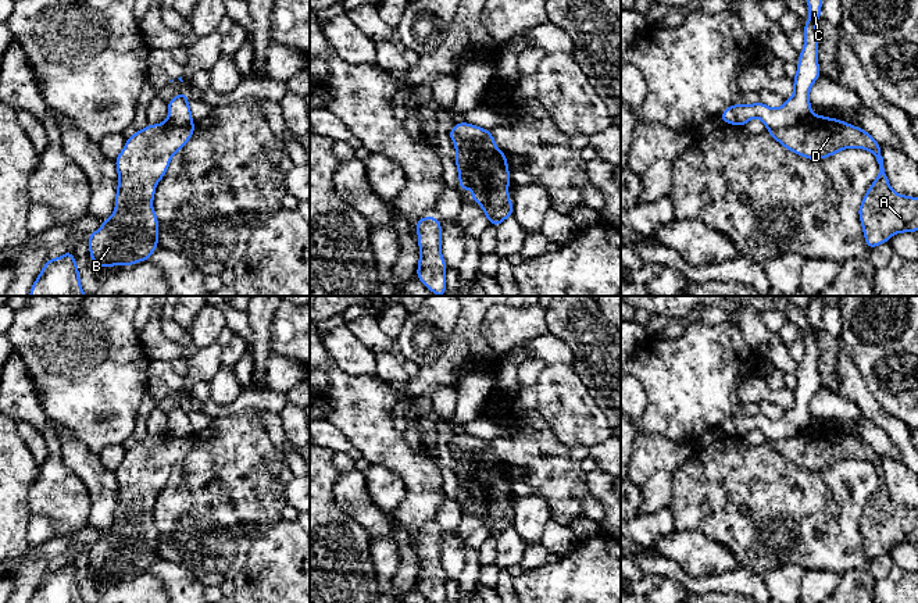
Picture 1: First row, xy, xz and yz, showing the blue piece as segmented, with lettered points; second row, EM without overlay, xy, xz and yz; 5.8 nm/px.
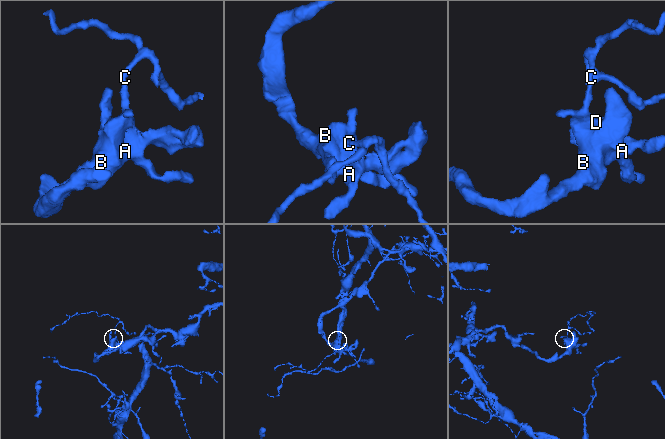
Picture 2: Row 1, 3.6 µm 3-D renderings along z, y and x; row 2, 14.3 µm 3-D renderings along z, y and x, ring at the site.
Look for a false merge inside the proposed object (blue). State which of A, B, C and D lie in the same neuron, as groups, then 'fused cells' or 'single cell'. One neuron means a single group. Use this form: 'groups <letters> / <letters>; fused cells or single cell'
groups A B D / C; fused cells

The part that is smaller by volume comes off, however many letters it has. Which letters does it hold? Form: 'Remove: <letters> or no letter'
Remove: C

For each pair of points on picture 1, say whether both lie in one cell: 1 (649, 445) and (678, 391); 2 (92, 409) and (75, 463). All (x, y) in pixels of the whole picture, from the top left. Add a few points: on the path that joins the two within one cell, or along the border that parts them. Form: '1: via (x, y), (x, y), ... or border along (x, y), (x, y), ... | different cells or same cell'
1: border along (635, 435), (663, 434), (671, 439), (686, 442) | different cells
2: border along (54, 425), (71, 431), (96, 455) | different cells

